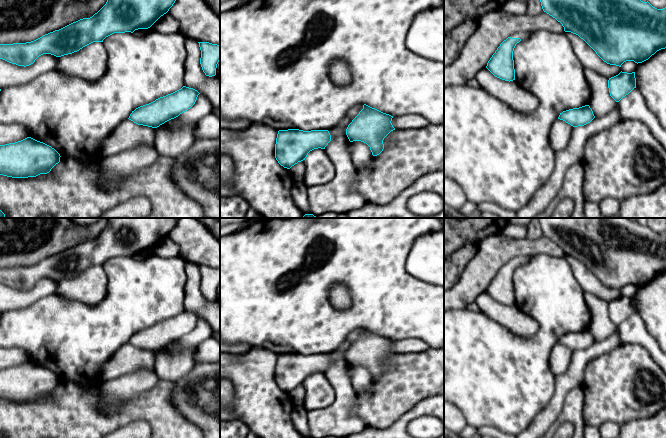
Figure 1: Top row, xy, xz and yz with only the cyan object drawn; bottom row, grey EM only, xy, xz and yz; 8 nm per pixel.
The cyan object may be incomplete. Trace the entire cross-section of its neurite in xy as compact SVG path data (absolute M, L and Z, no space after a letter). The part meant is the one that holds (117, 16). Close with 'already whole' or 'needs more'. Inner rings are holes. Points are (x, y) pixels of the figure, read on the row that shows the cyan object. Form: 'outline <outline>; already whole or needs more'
outline M107 0L90 18L80 19L31 42L0 44L0 59L26 67L43 54L61 57L93 42L103 42L114 33L148 29L169 11L175 1Z; already whole

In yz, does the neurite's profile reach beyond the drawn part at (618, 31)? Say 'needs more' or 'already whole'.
already whole

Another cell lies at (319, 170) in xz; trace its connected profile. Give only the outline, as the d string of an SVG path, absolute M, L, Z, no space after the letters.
M324 149L310 151L304 160L305 172L303 182L307 187L323 185L332 180L336 174L335 167Z

